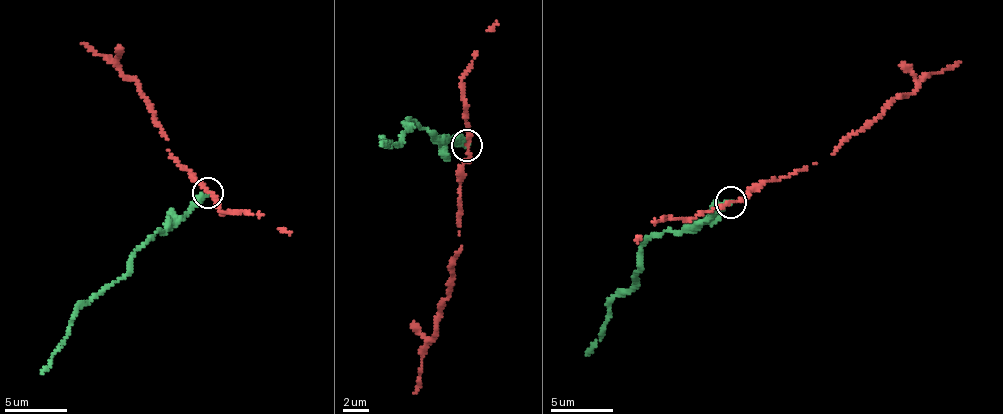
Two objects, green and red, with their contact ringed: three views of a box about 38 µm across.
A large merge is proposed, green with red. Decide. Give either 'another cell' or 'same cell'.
another cell

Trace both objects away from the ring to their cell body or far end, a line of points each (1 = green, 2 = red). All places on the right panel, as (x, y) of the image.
1: (729, 201), (678, 232), (647, 239), (635, 285), (610, 305), (605, 329), (586, 355)
2: (729, 201), (746, 198), (767, 181), (832, 154), (896, 98), (912, 94), (919, 80), (959, 62)

